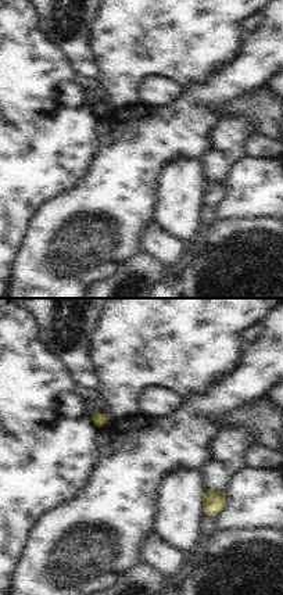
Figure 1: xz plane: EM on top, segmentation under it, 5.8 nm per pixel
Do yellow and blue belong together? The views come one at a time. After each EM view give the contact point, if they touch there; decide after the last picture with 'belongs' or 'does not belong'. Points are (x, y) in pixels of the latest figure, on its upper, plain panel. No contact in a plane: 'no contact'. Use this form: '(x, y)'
(97, 101)

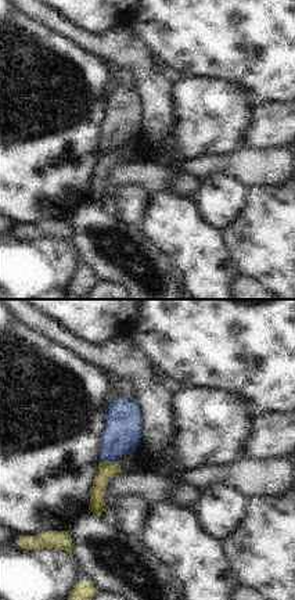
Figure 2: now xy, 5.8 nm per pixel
(108, 151)

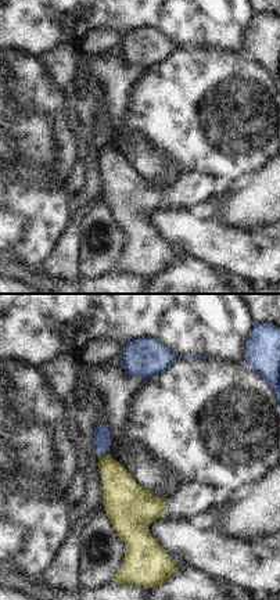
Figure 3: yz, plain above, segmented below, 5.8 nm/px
(104, 144)

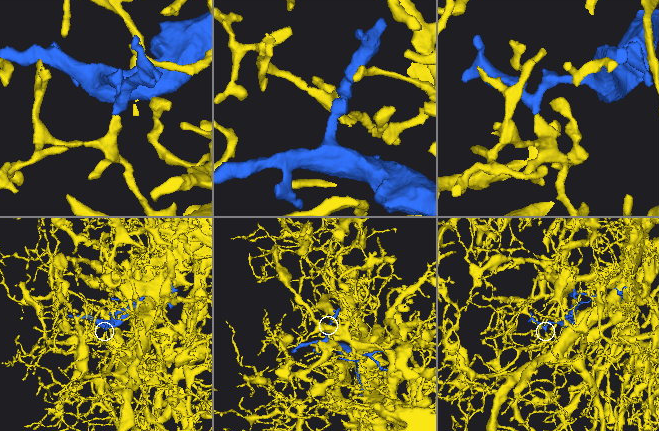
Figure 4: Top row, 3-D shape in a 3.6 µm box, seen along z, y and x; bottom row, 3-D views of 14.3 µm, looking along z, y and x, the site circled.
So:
does not belong

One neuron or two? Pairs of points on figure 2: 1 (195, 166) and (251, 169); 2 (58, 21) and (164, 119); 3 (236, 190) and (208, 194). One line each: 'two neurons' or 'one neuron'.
1: one neuron
2: one neuron
3: one neuron

